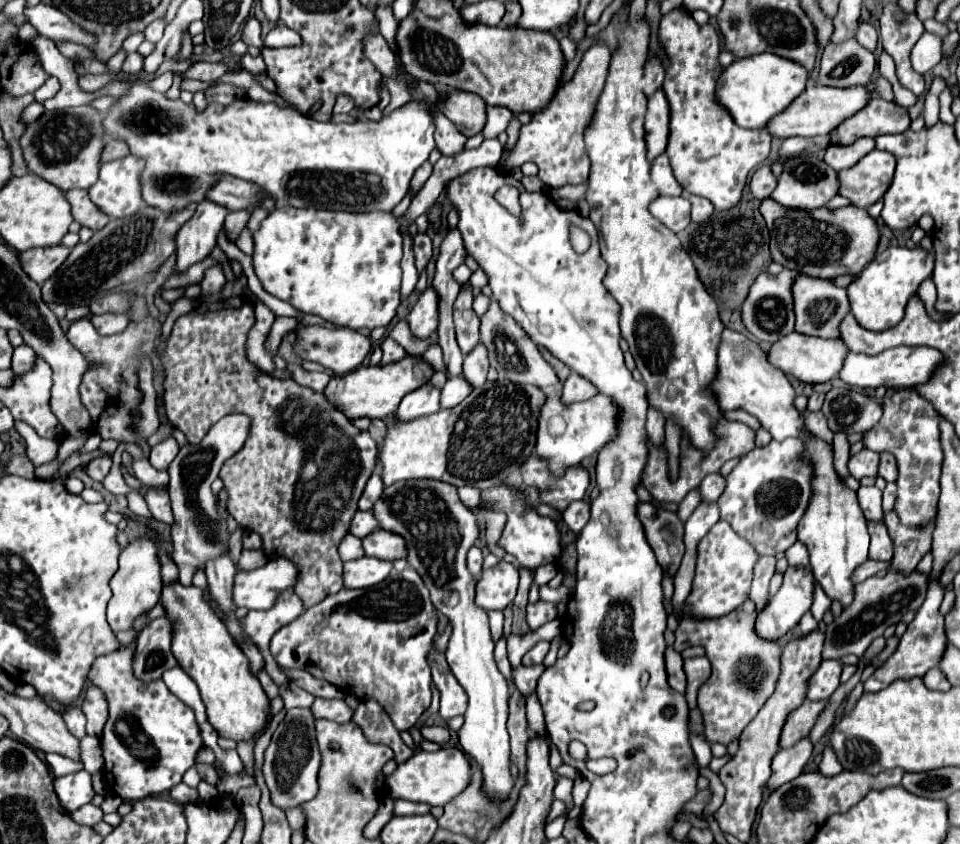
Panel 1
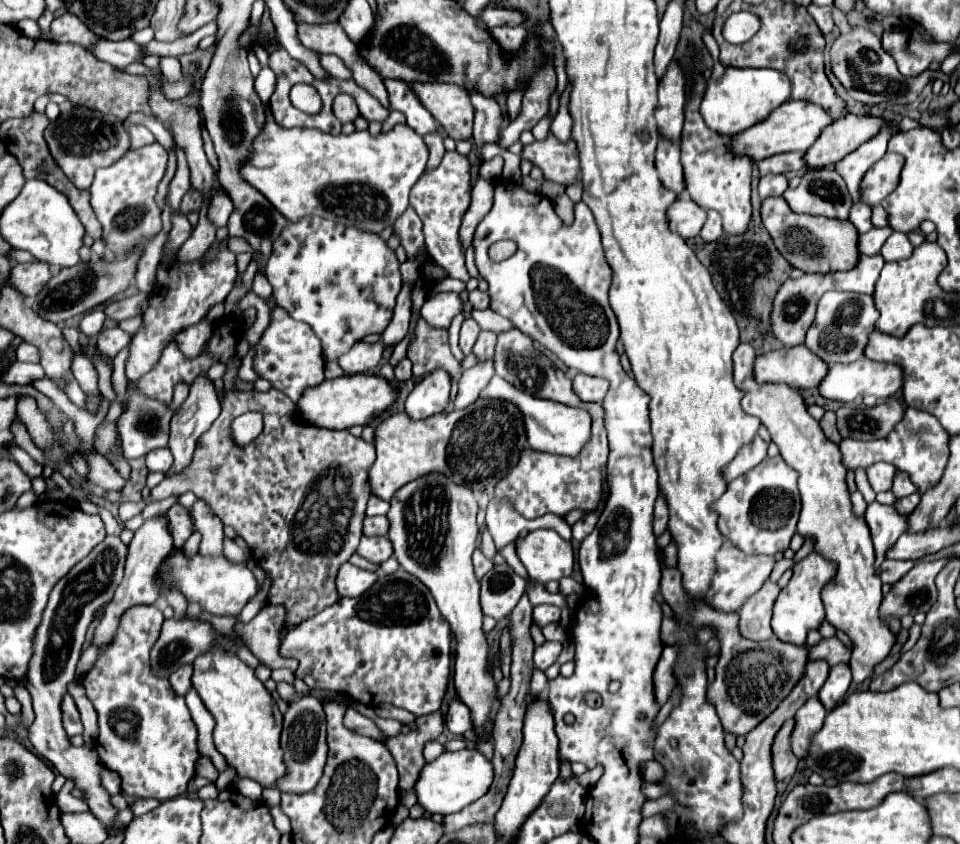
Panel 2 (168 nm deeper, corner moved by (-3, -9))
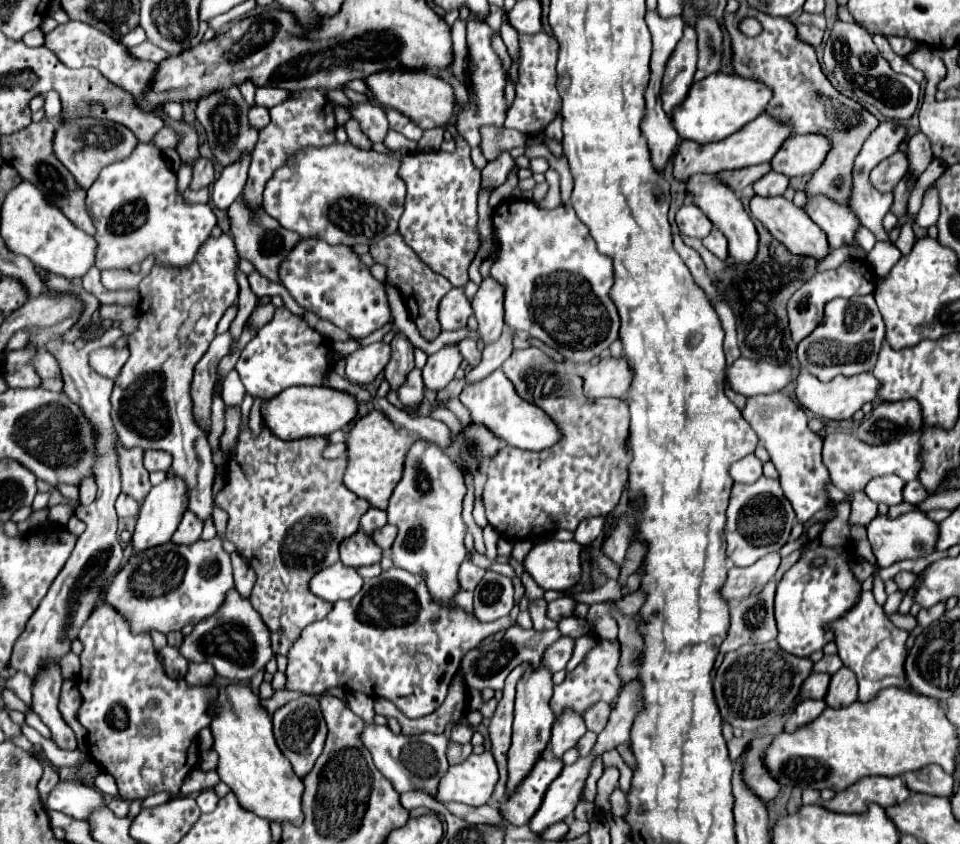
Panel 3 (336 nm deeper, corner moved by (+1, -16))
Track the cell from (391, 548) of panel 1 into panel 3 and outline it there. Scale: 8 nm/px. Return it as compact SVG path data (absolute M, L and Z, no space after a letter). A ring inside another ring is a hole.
M358 530L356 534L352 534L340 542L340 562L344 566L360 568L360 566L376 564L376 562L380 562L380 558L382 558L382 550L362 530Z

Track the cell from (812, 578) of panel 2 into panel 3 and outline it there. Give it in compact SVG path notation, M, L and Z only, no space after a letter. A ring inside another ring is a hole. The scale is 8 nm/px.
M818 546L804 550L800 560L782 576L776 588L776 622L778 622L778 644L782 650L794 656L810 656L816 650L822 650L828 642L834 640L834 632L828 628L834 620L848 614L852 604L860 600L862 582L854 576L848 566L850 548L836 546L826 548ZM822 556L826 562L820 568L812 568L810 562Z

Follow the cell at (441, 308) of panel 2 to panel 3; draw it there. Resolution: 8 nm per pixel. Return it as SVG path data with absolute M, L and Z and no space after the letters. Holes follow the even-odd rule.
M452 288L440 302L440 324L442 330L460 330L466 326L466 320L474 314L470 300L464 294L464 288Z

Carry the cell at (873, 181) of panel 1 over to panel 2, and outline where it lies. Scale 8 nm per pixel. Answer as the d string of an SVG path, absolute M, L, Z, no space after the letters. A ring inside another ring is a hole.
M886 153L876 165L872 165L860 183L862 201L870 207L880 205L896 189L902 165L904 157L894 153Z

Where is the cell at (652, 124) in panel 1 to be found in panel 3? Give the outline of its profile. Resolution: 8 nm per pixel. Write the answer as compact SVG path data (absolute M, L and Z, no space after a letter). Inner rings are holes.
M686 24L682 40L678 42L670 60L666 62L666 72L662 80L662 104L666 114L670 114L672 108L680 104L688 94L696 72L696 60L698 60L696 32L692 26Z

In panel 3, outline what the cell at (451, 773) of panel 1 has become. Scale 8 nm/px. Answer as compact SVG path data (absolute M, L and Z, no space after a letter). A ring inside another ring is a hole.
M490 752L470 754L470 758L464 760L462 764L454 764L448 768L448 774L444 776L444 780L440 780L440 786L438 786L438 800L440 802L462 802L470 806L484 806L490 800L496 782L498 782L498 768L496 768L494 756Z

